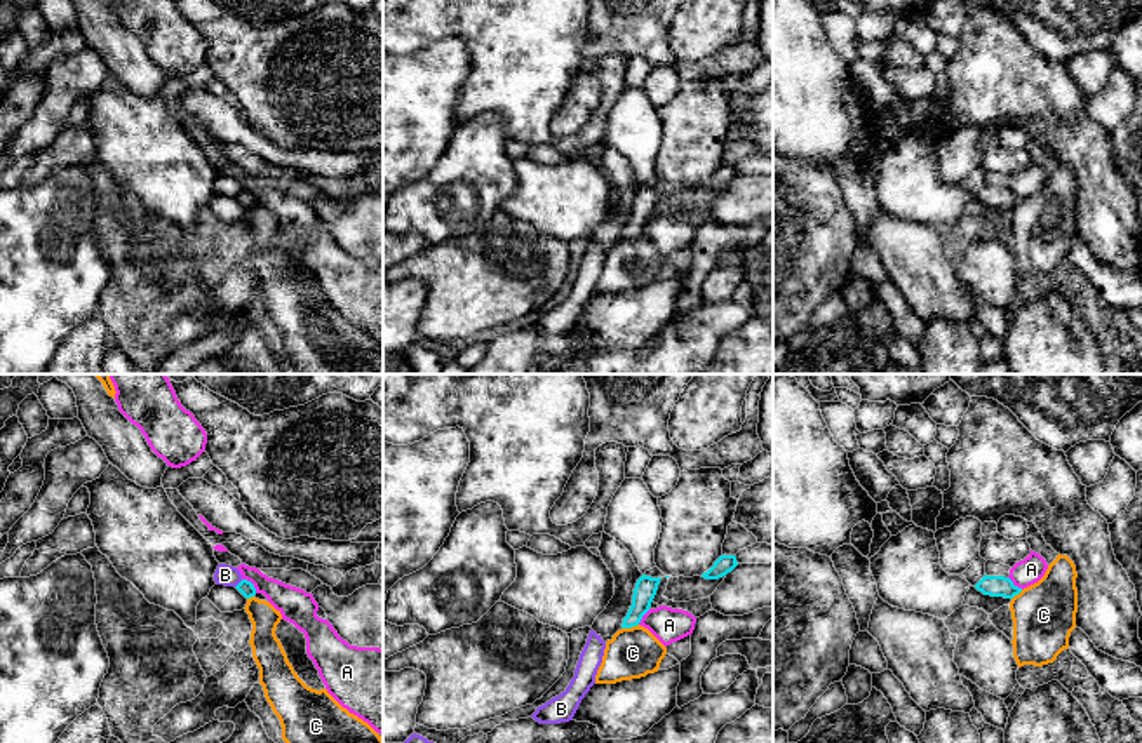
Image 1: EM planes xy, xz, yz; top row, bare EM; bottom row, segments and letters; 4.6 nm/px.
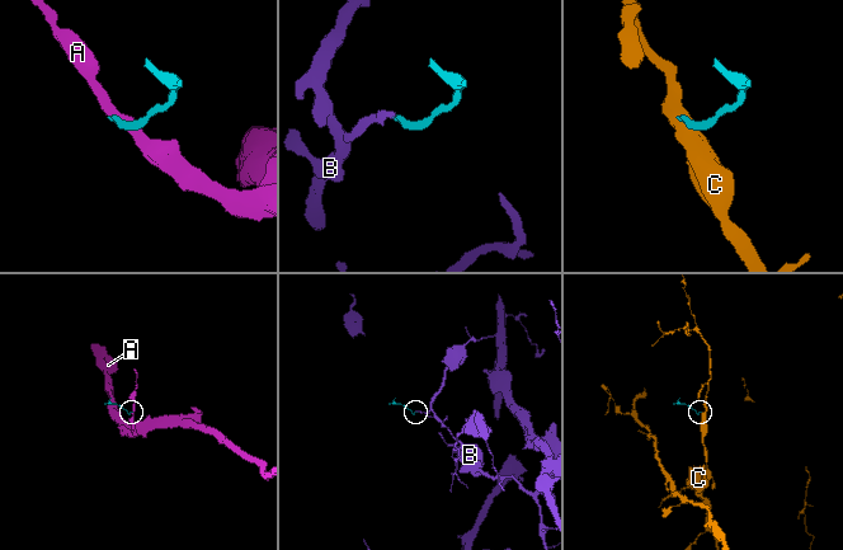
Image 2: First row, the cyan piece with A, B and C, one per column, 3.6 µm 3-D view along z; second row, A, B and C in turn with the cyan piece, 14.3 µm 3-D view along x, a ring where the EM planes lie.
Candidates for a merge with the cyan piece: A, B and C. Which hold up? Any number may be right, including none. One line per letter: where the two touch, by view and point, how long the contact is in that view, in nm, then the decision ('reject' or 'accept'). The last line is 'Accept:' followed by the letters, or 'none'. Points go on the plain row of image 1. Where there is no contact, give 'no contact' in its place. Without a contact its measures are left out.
A: xy (251, 194) | 100 nm | reject
B: xy (239, 194) | 50 nm | reject
C: xz (629, 237) | 80 nm | reject
Accept: none

